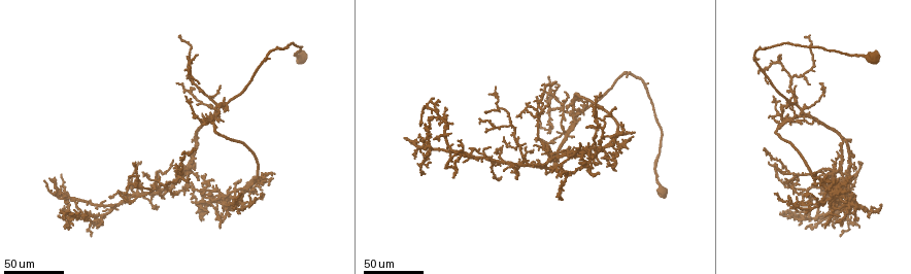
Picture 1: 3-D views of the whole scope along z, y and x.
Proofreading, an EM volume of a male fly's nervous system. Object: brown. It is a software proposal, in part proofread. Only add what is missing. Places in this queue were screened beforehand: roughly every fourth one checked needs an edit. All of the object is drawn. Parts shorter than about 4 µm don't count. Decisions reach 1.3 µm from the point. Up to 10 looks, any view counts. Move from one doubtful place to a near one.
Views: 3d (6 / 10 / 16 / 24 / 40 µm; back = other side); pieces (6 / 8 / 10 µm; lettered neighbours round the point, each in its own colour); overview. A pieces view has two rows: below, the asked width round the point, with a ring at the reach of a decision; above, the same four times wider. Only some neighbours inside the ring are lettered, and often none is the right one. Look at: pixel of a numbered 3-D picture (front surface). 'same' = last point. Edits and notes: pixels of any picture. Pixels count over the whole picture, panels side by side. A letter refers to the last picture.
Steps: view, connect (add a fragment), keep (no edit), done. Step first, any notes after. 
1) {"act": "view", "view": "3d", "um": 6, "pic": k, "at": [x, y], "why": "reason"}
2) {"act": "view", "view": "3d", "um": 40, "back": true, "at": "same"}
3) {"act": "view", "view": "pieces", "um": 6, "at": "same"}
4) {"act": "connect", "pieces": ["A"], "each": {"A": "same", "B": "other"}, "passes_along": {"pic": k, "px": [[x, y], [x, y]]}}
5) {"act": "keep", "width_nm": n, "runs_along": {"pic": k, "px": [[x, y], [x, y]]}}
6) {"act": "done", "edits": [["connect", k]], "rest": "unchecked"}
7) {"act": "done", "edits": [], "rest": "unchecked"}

{"act": "view", "view": "3d", "um": 40, "pic": 1, "at": [780, 117], "why": "branch stops here"}

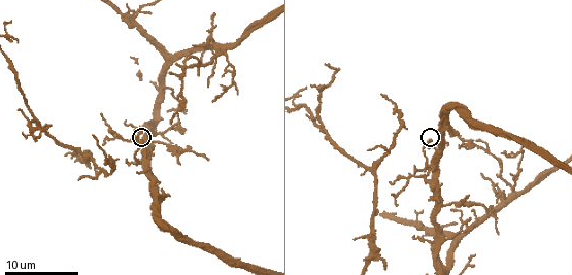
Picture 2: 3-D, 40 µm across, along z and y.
{"act": "view", "view": "pieces", "um": 10, "pic": 2, "at": [141, 139]}

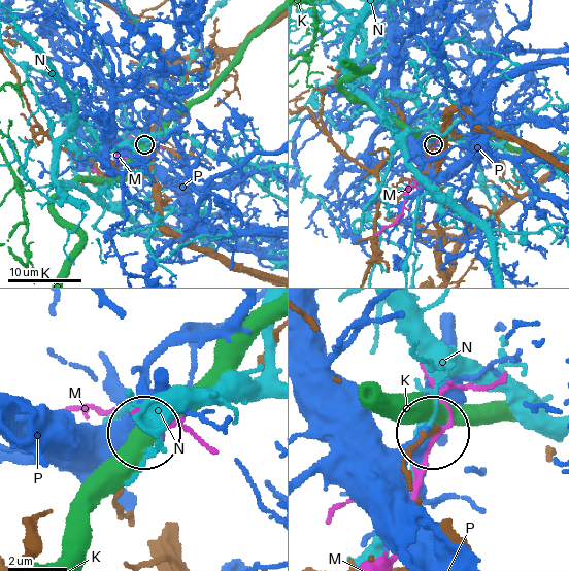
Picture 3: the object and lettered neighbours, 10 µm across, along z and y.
{"act": "keep", "each": {"K": "other", "M": "other", "N": "other", "P": "other"}, "found": "none of them fits"}

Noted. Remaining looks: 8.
{"act": "view", "view": "3d", "um": 24, "pic": 1, "at": [774, 96], "why": "thin end"}

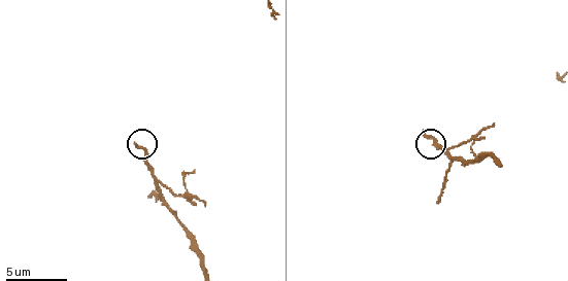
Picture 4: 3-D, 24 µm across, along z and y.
{"act": "view", "view": "pieces", "um": 10, "pic": 4, "at": [424, 132]}

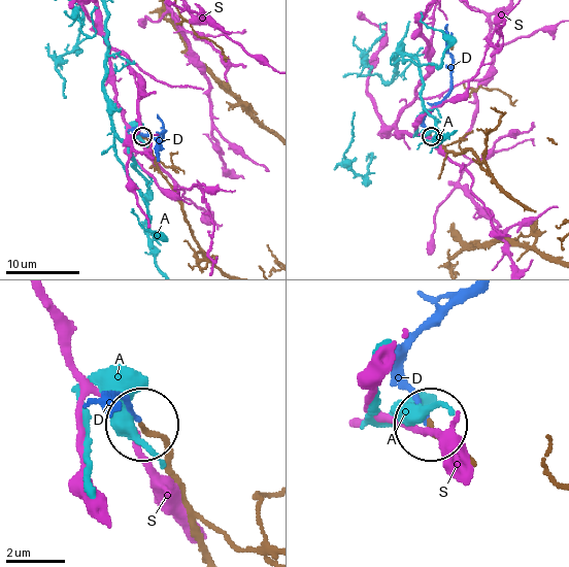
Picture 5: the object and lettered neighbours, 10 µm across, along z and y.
{"act": "connect", "pieces": ["D"], "width_nm": 180, "each": {"A": "other", "D": "same", "S": "other"}, "found": "it goes on there"}

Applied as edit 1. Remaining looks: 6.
{"act": "view", "view": "overview"}

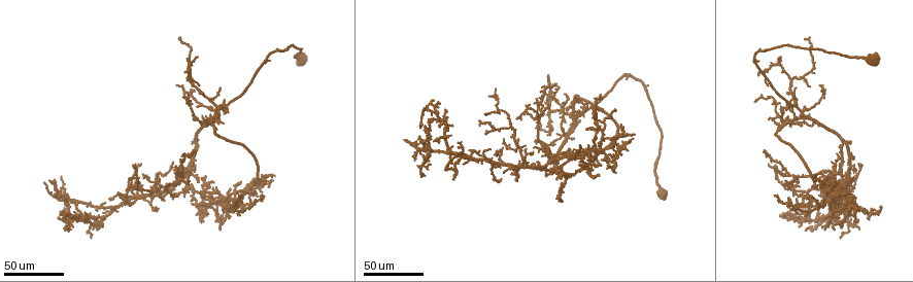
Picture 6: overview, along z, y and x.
{"act": "view", "view": "3d", "um": 40, "pic": 6, "at": [835, 152], "why": "free end"}

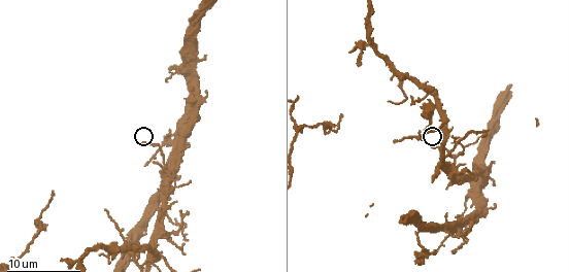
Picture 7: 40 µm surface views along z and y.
{"act": "view", "view": "pieces", "um": 10, "pic": 7, "at": [142, 143]}

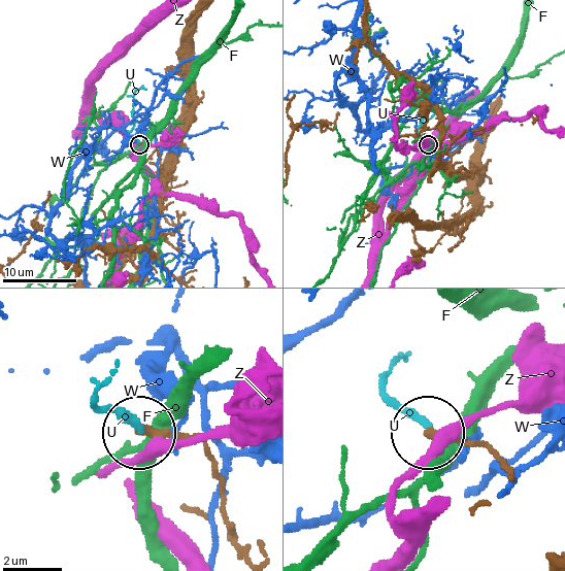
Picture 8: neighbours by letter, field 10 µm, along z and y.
{"act": "connect", "pieces": ["U"], "each": {"F": "other", "U": "same", "W": "other", "Z": "other"}, "passes_along": {"pic": 8, "px": [[507, 466], [396, 399], [389, 377], [403, 355]]}, "found": "it goes on there"}

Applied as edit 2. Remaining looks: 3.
{"act": "view", "view": "overview"}

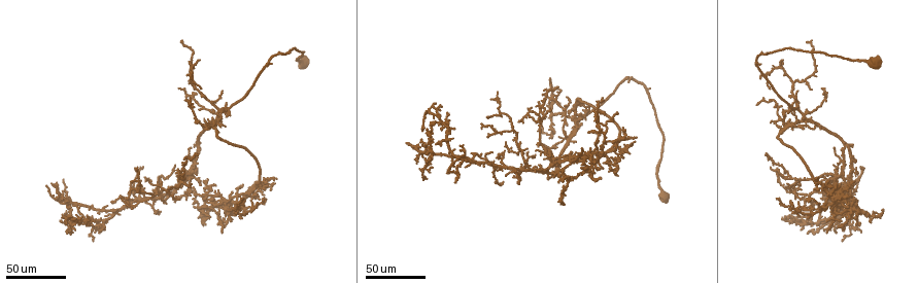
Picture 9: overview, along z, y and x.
{"act": "view", "view": "3d", "um": 24, "pic": 9, "at": [855, 207], "why": "thin end"}

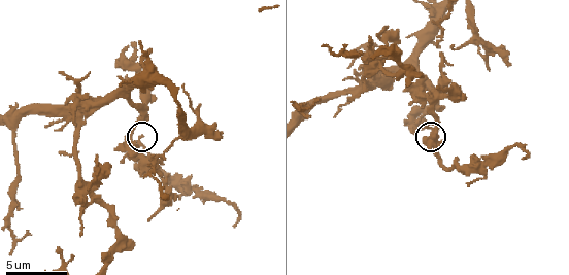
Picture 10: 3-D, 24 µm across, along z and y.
{"act": "view", "view": "pieces", "um": 6, "pic": 10, "at": [138, 137]}

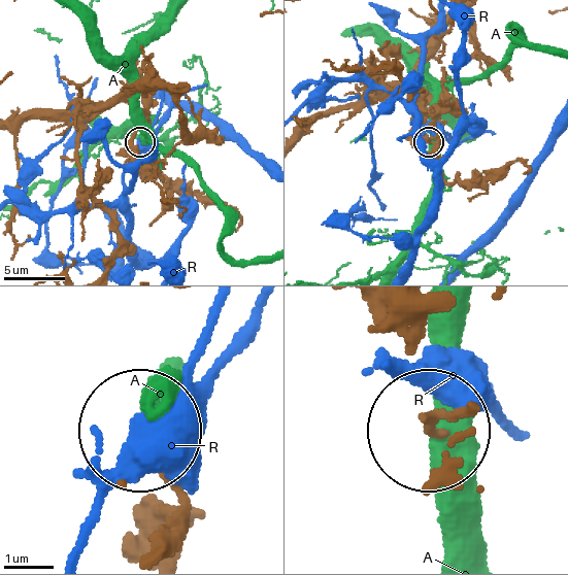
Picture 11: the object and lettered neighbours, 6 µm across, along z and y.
{"act": "keep", "each": {"A": "other", "R": "other"}, "found": "none of them fits"}

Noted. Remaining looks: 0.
{"act": "done", "edits": [["connect", 5], ["connect", 8]], "rest": "unchecked"}

